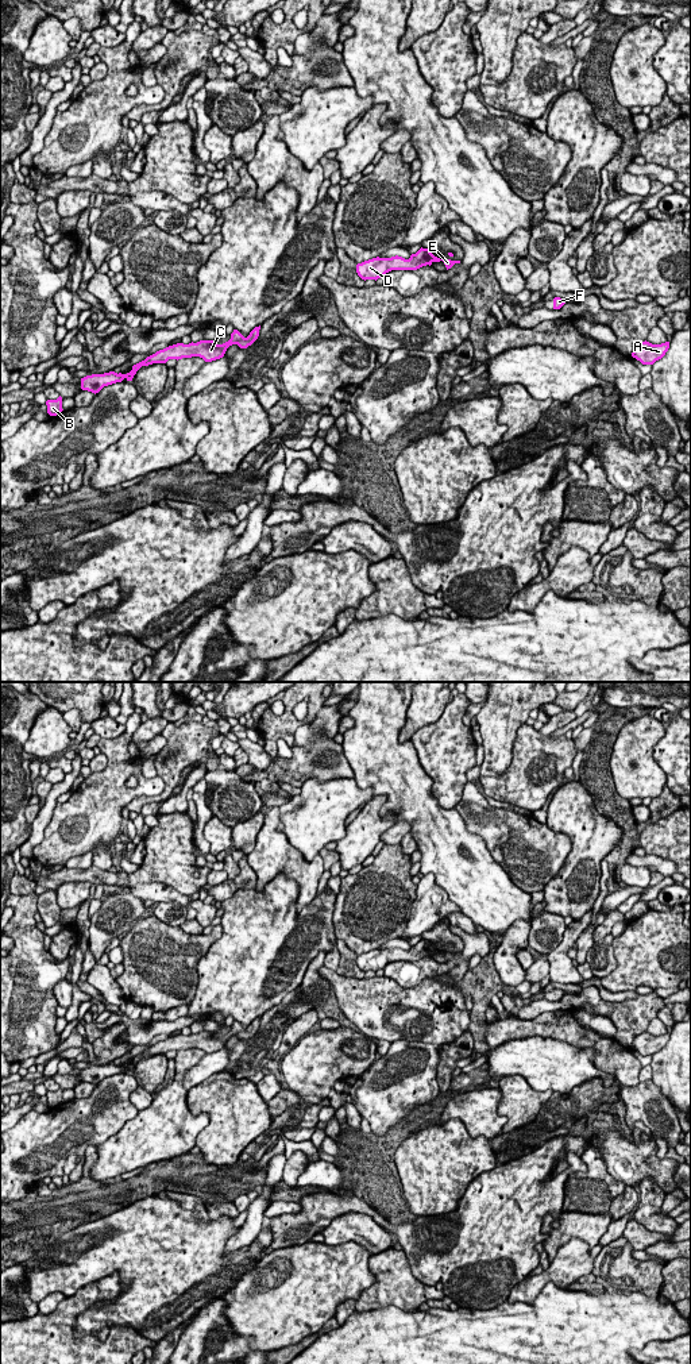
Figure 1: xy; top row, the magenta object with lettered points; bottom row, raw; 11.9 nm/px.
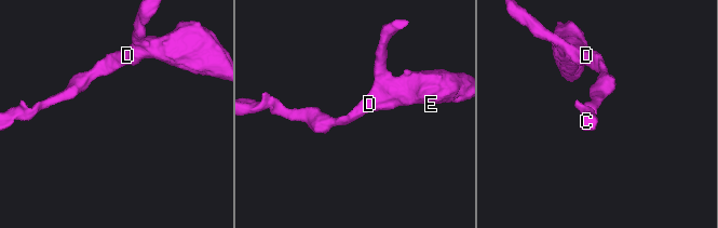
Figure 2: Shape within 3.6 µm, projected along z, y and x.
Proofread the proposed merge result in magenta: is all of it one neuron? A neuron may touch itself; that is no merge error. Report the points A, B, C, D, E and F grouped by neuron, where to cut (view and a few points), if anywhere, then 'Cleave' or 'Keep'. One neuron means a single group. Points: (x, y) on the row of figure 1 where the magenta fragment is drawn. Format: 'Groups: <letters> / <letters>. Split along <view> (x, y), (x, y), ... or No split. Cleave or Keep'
Groups: A B C D E F. No split. Keep

